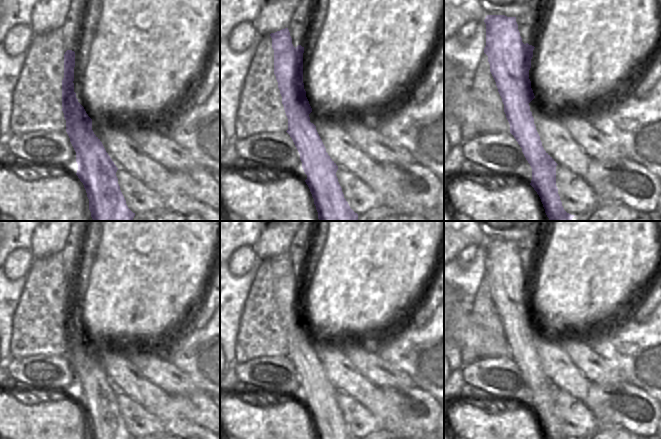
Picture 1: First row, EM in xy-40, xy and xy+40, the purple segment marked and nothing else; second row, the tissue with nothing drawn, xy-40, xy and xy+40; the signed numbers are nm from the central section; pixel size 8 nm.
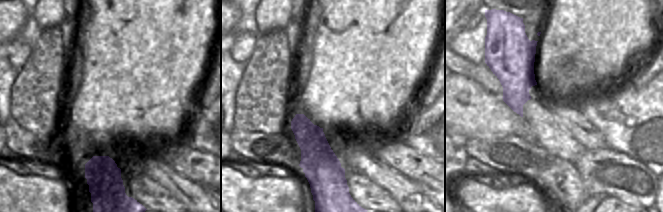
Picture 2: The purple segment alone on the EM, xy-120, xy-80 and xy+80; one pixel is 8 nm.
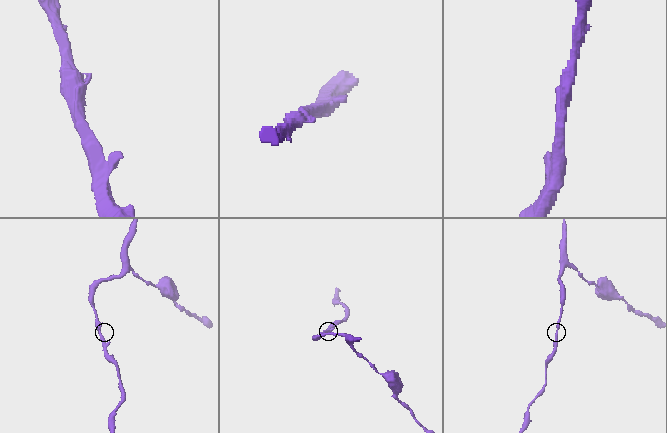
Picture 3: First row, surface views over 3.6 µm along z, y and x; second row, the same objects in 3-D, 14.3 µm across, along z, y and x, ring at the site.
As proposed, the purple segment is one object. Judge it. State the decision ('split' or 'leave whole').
leave whole

